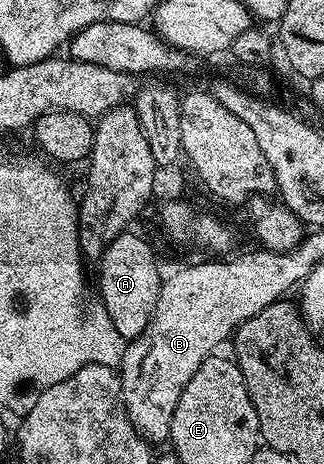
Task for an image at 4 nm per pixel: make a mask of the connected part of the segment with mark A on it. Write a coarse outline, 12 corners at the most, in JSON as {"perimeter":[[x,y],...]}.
{"perimeter":[[117,235],[97,262],[102,309],[134,341],[157,307],[155,249]]}

